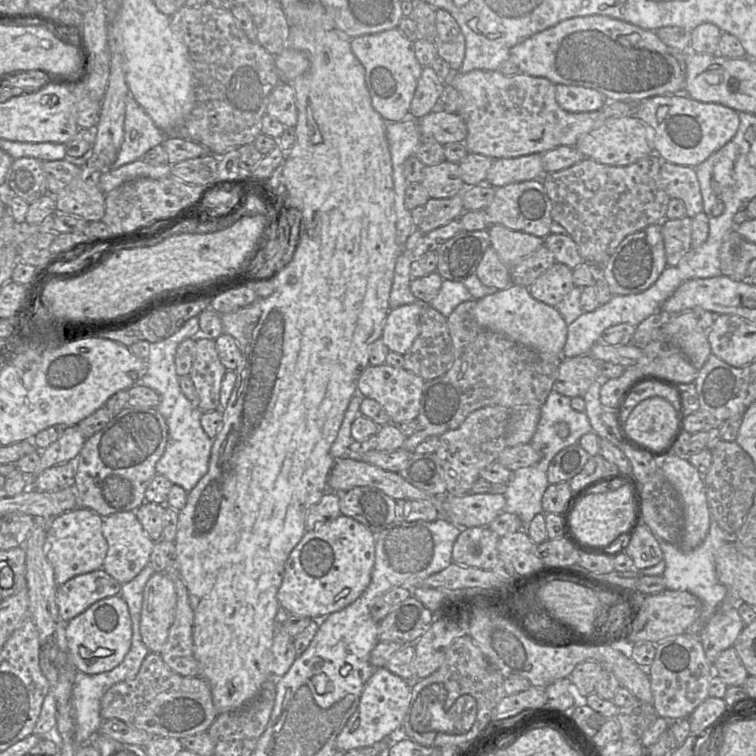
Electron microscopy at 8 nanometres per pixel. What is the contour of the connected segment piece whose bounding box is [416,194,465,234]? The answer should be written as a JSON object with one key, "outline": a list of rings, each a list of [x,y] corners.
{"outline":[[[462,194],[450,198],[429,198],[424,205],[423,217],[416,229],[426,234],[438,227],[444,226],[465,212]]]}

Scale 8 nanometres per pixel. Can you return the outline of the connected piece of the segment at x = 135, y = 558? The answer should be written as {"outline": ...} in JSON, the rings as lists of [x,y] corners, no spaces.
{"outline":[[[134,512],[116,513],[104,518],[102,534],[108,550],[101,569],[121,585],[133,580],[150,563],[155,542],[149,538]]]}

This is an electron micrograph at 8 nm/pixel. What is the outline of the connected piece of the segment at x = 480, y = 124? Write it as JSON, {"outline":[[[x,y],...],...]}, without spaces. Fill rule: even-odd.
{"outline":[[[474,69],[466,73],[453,72],[449,82],[461,95],[458,114],[467,127],[464,142],[468,152],[482,154],[494,159],[518,157],[532,153],[543,153],[558,146],[575,146],[578,139],[600,127],[611,117],[634,116],[638,102],[608,101],[601,109],[591,112],[568,112],[556,101],[555,86],[545,77],[531,76],[519,72],[504,75],[497,70]]]}

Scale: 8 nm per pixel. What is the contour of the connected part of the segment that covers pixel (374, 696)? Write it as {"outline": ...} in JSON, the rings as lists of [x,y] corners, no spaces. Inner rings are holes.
{"outline":[[[386,667],[377,668],[366,683],[360,703],[341,733],[337,736],[339,752],[372,746],[383,738],[399,733],[411,700],[411,682],[395,675]]]}

